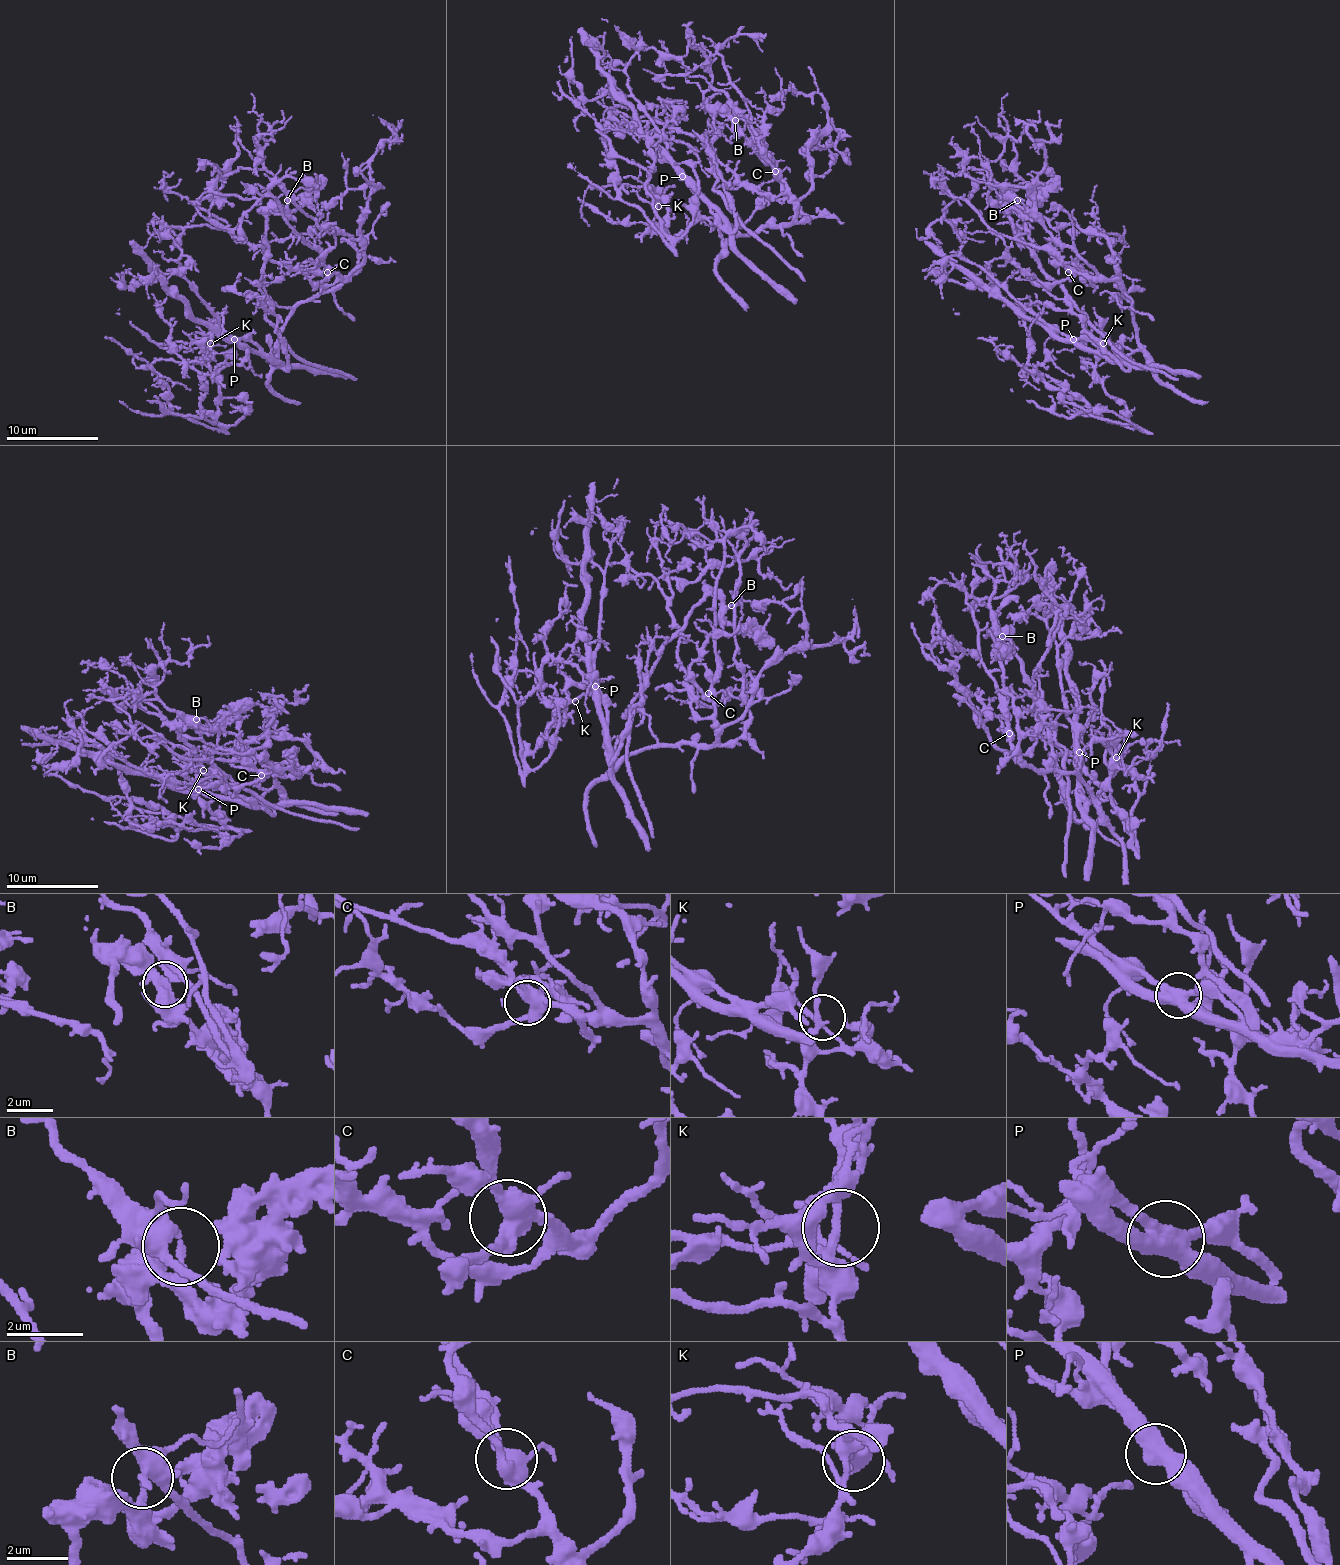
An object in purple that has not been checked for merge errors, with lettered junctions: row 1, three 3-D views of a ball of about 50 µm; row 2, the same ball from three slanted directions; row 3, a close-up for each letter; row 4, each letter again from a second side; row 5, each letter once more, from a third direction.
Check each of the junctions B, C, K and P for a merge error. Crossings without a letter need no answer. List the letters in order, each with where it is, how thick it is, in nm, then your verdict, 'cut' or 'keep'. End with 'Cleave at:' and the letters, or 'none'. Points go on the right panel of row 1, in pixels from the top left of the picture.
B: (1017, 200) | 240 nm | cut
C: (1068, 272) | 460 nm | keep
K: (1103, 343) | 220 nm | keep
P: (1073, 339) | 500 nm | cut
Cleave at: B, P

